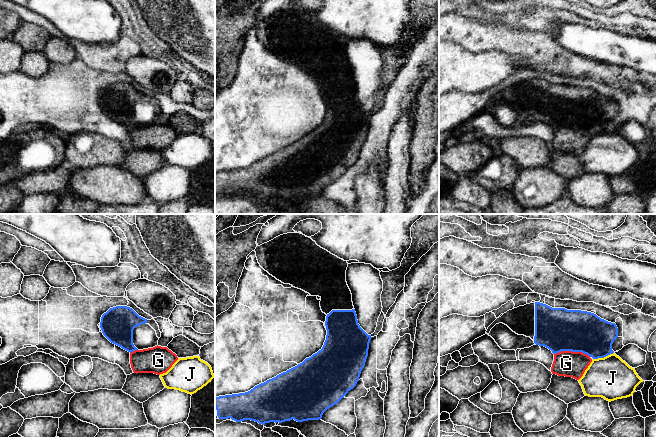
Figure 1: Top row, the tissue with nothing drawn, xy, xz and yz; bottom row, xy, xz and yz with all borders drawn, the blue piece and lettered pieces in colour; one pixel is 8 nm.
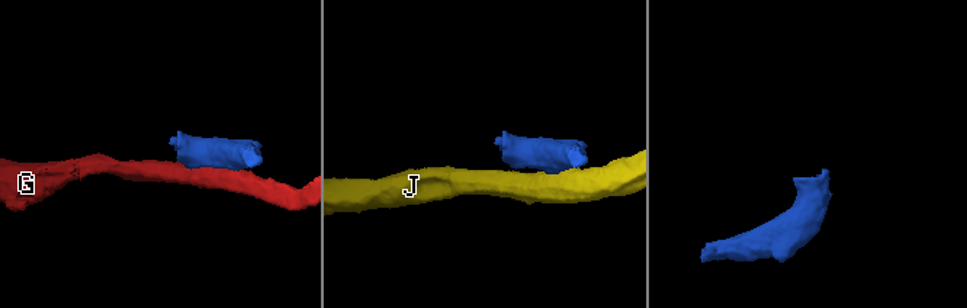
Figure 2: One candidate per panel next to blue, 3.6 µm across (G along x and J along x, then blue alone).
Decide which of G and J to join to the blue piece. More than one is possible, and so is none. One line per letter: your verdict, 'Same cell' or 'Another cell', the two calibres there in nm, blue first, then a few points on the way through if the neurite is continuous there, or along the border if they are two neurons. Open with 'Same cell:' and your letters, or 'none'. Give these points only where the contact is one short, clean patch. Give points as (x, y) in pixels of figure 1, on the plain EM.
Same cell: none
G: Another cell. Thickness 360 nm (blue) against 200 nm
J: Another cell. Thickness 320 nm (blue) against 340 nm. Boundary: yz (613, 128), (593, 135)

